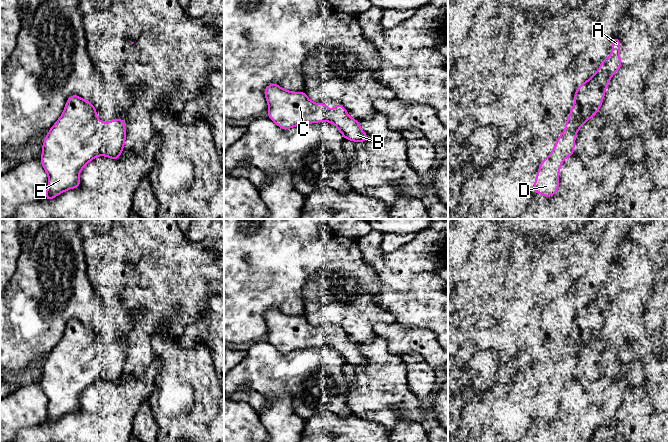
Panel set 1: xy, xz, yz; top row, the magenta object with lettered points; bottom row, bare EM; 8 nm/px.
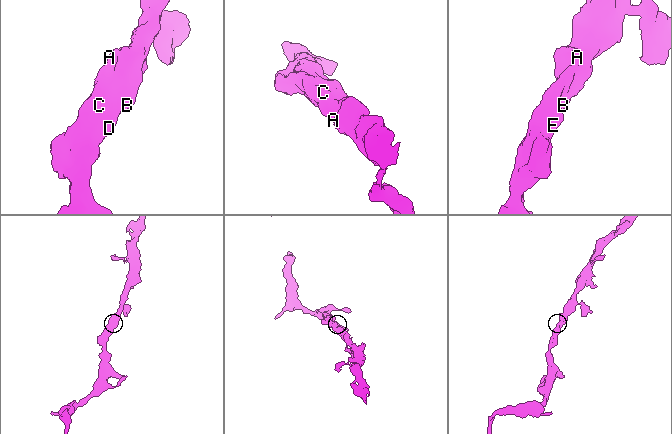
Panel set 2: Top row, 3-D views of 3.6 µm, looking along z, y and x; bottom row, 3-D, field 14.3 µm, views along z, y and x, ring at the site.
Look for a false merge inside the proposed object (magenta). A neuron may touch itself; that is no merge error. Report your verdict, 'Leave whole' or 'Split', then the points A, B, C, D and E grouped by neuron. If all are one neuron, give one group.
Leave whole. Groups: A B C D E

